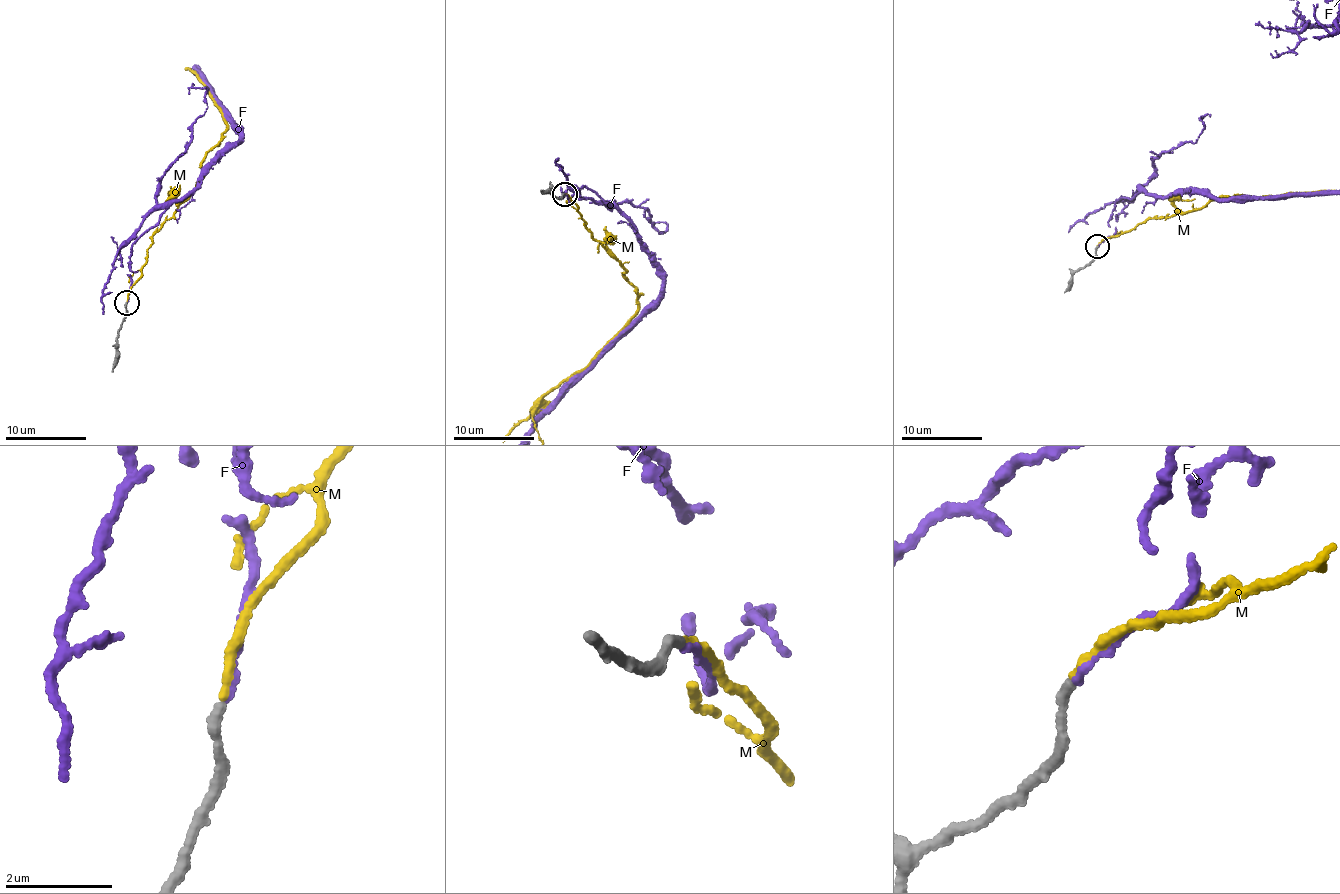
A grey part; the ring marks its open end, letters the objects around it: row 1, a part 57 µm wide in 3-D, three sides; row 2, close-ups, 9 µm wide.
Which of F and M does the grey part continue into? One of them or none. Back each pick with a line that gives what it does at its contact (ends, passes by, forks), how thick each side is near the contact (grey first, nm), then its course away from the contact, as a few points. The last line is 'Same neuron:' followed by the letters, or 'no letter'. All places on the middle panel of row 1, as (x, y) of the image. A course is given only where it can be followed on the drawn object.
M: it ends; calibres 170 and 140 nm
Same neuron: M

